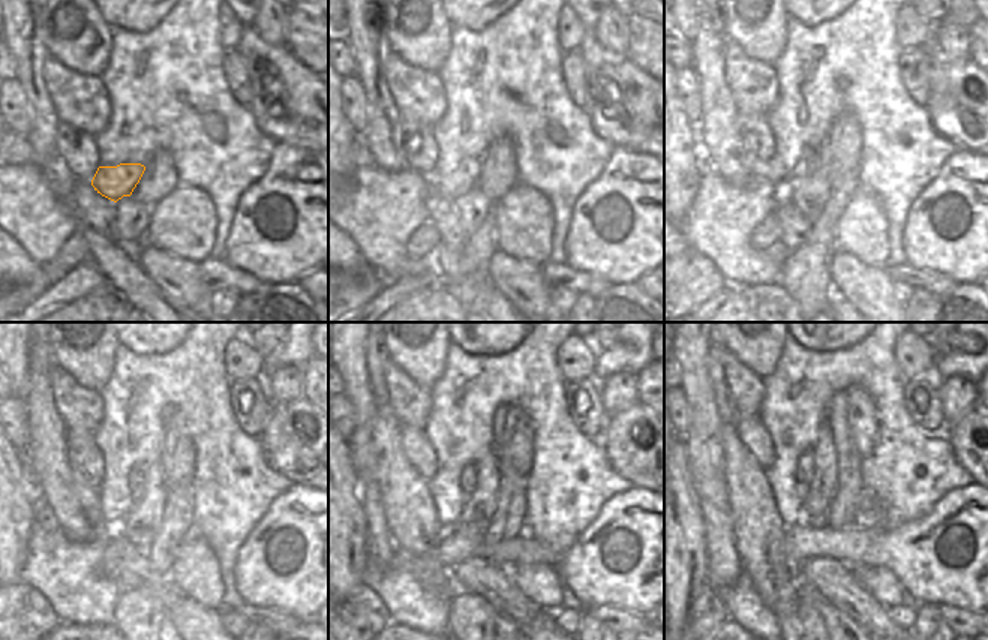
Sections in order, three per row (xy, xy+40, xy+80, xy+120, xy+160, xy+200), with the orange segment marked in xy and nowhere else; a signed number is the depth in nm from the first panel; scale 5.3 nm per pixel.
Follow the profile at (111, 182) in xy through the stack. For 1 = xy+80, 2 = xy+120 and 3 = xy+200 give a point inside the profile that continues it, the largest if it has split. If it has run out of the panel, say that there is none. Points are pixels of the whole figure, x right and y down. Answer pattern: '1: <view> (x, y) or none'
1: xy+80 (804, 167)
2: xy+120 (137, 477)
3: xy+200 (805, 466)

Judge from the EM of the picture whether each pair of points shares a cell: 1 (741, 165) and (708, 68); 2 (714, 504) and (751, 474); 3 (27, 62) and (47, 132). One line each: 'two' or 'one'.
1: one
2: two
3: one

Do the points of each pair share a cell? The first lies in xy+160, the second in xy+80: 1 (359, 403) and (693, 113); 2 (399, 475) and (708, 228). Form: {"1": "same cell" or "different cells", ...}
{"1": "different cells", "2": "different cells"}

